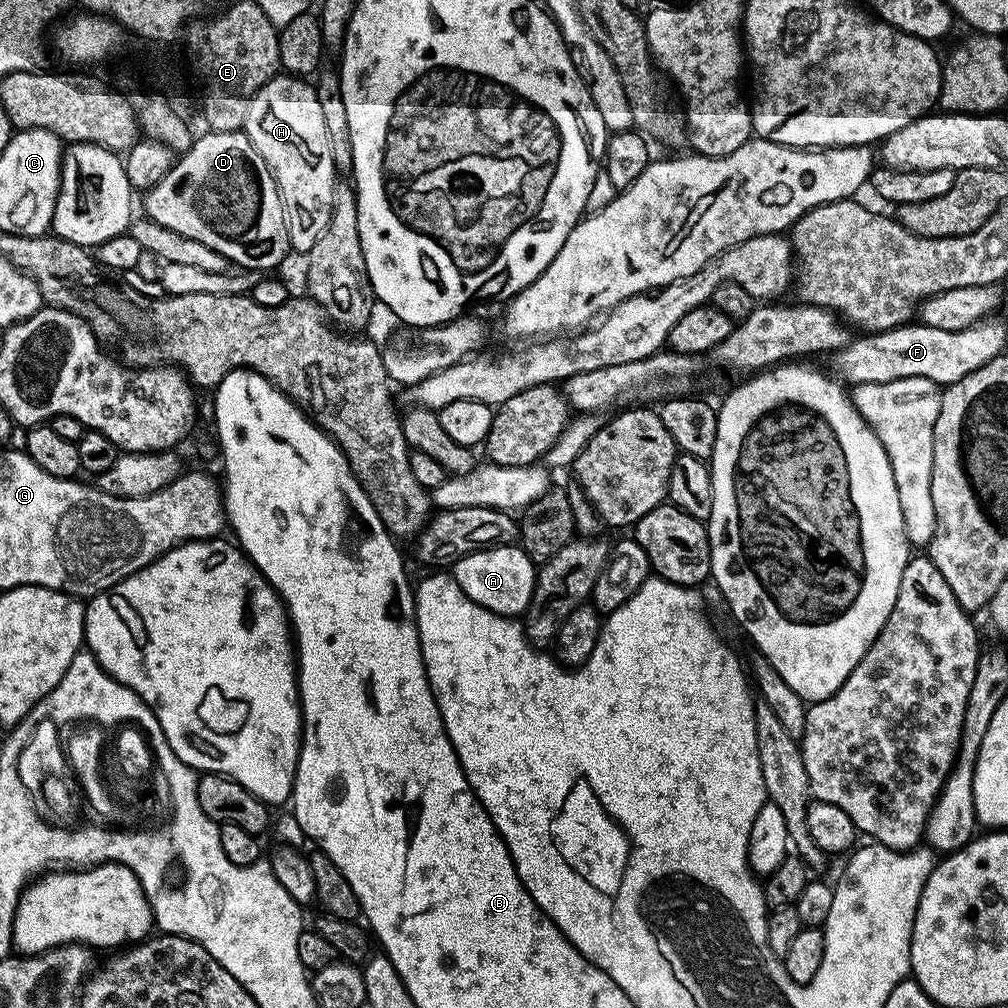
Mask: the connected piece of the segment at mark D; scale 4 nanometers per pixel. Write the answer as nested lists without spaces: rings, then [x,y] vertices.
[[[208,130],[205,133],[205,136],[197,135],[193,139],[192,145],[182,152],[166,178],[158,182],[158,186],[143,193],[143,215],[158,222],[158,226],[166,226],[166,230],[174,230],[174,234],[182,234],[182,238],[194,238],[194,242],[202,242],[202,246],[218,250],[218,254],[225,256],[235,267],[237,264],[240,268],[276,270],[272,268],[278,267],[283,262],[284,255],[289,255],[290,252],[284,207],[276,179],[266,166],[262,154],[258,154],[258,150],[242,130]]]

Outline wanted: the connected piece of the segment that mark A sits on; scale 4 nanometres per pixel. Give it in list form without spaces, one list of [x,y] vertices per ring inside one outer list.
[[[493,545],[455,561],[450,574],[471,601],[500,616],[516,618],[525,614],[533,596],[537,565],[519,545]]]

